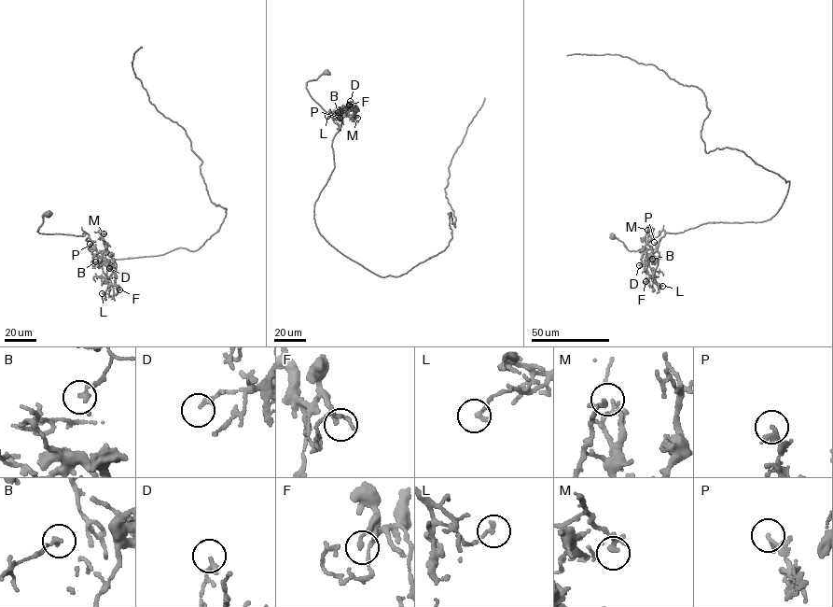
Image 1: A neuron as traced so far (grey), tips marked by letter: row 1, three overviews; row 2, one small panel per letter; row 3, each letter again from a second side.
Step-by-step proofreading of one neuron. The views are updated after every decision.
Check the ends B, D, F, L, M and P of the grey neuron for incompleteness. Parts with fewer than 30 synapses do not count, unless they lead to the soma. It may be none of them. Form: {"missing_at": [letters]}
{"missing_at": []}

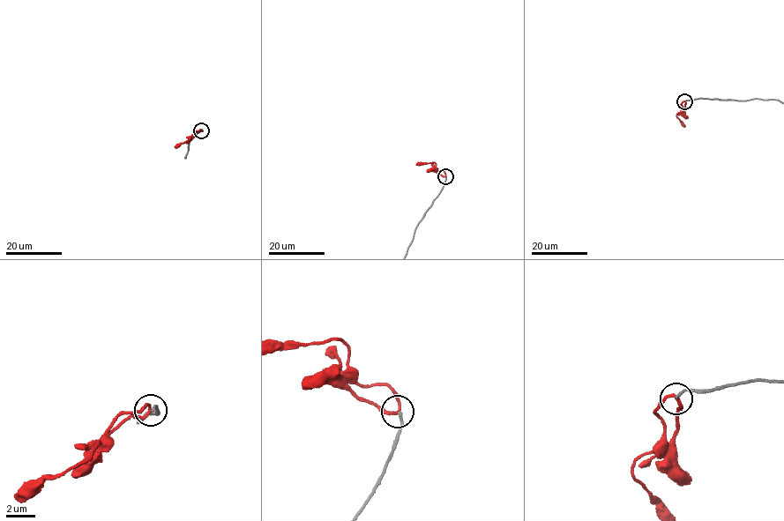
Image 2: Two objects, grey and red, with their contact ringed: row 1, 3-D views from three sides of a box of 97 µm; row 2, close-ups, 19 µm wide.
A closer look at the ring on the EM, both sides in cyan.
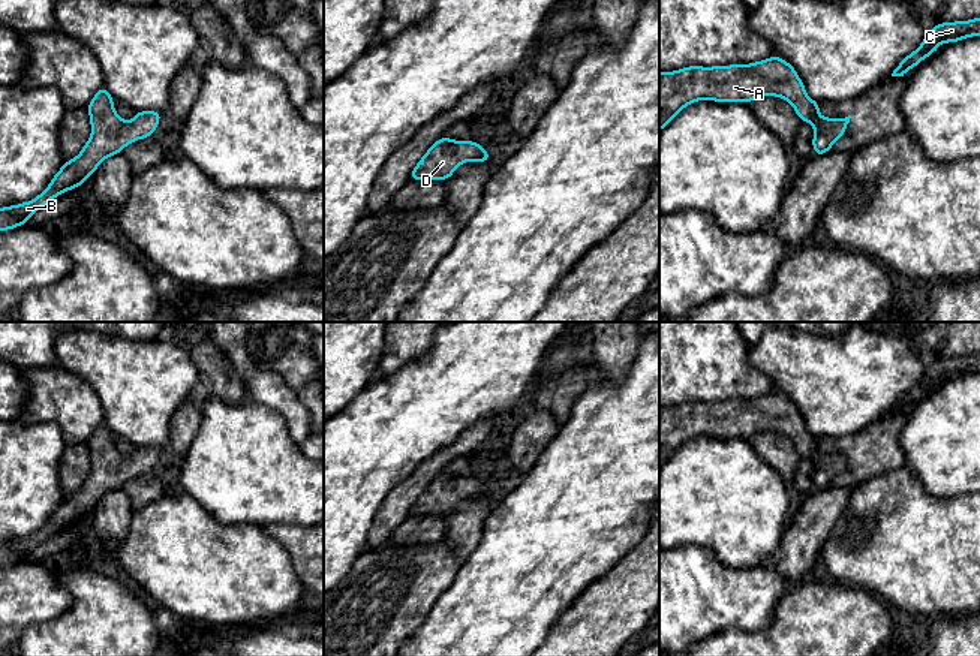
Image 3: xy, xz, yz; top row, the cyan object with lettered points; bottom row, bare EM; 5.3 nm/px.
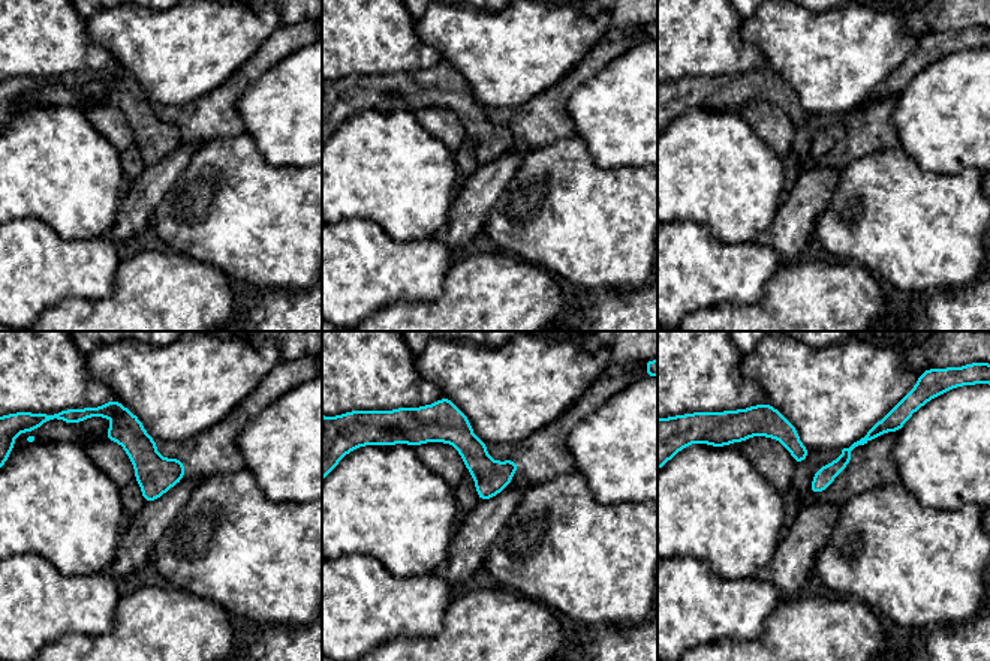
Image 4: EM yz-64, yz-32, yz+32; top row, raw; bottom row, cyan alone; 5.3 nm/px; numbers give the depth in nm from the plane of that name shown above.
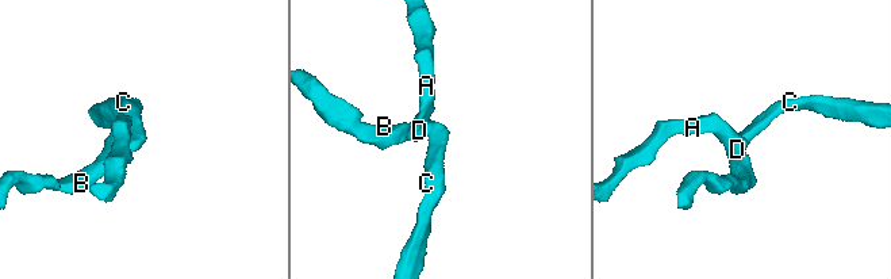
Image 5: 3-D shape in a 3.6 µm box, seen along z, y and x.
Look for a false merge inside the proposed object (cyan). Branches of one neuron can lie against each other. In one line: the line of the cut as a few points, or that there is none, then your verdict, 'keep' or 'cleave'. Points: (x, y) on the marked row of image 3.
no cut | keep

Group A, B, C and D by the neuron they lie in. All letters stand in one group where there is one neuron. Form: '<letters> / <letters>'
A B C D

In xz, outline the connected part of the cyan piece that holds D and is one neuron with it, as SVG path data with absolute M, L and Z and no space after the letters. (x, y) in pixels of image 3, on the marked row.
M442 136L420 159L409 180L448 180L460 163L489 162L490 154L475 141L454 141Z

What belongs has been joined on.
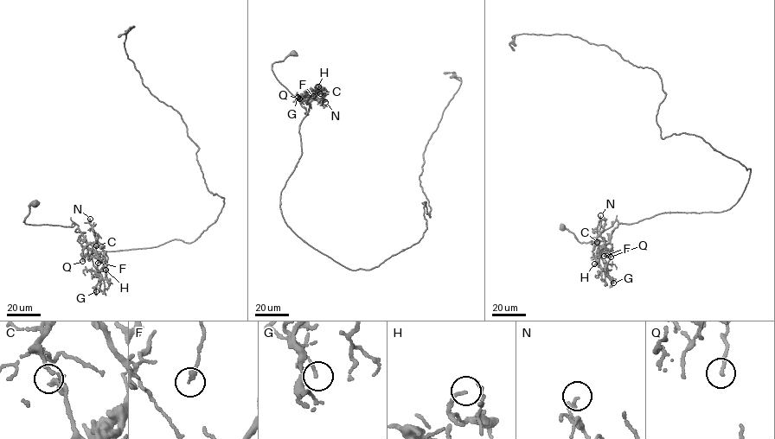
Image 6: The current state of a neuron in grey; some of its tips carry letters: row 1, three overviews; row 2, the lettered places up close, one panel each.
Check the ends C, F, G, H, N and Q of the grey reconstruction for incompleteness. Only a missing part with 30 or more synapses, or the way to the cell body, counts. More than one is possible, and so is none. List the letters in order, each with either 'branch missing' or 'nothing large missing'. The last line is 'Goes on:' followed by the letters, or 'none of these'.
C: nothing large missing
F: branch missing
G: nothing large missing
H: nothing large missing
N: nothing large missing
Q: nothing large missing
Goes on: F

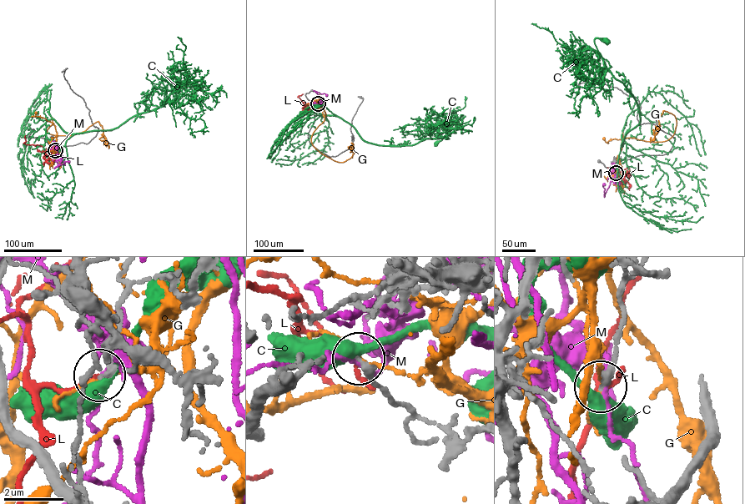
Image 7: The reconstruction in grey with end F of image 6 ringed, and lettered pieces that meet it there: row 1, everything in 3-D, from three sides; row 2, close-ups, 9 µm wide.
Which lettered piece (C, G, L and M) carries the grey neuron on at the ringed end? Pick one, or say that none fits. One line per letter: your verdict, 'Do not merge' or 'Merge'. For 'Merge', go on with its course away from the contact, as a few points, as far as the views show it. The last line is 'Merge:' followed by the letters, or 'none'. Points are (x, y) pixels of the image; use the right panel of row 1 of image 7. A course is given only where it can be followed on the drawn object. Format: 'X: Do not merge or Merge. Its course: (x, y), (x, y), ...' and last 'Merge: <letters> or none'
C: Do not merge
G: Do not merge
L: Do not merge
M: Do not merge
Merge: none

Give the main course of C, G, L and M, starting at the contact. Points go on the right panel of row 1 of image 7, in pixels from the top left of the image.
C: (616, 173), (621, 143), (640, 118), (633, 97), (607, 70), (595, 43), (596, 38), (605, 40)
G: (616, 173), (624, 138), (610, 140), (608, 143), (604, 138)
L: (616, 173), (615, 176), (621, 180), (629, 168), (615, 175), (607, 167)
M: (616, 173), (616, 180), (614, 183), (613, 180), (610, 181), (604, 197), (604, 184)

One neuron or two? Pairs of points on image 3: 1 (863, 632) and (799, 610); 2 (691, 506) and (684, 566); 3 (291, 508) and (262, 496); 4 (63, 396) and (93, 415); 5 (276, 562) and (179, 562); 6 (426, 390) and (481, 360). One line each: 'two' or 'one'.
1: one
2: two
3: one
4: one
5: one
6: one

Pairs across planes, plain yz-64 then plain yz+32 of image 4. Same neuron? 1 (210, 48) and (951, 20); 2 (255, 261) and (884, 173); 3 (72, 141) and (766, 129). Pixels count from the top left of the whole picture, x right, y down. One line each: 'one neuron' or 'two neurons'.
1: two neurons
2: one neuron
3: two neurons

